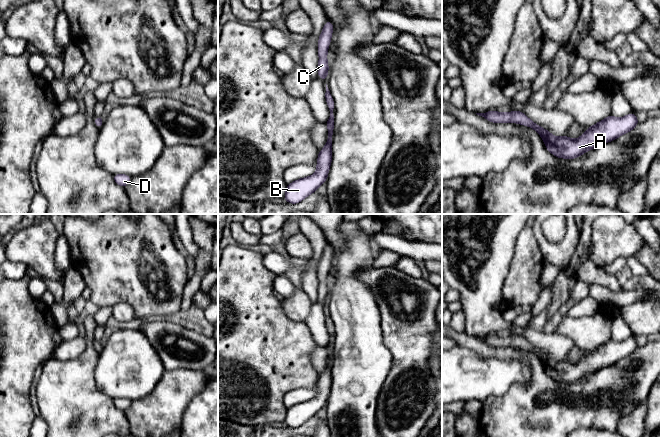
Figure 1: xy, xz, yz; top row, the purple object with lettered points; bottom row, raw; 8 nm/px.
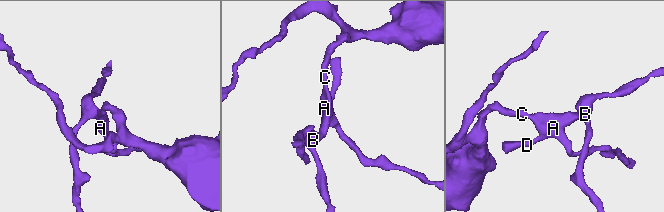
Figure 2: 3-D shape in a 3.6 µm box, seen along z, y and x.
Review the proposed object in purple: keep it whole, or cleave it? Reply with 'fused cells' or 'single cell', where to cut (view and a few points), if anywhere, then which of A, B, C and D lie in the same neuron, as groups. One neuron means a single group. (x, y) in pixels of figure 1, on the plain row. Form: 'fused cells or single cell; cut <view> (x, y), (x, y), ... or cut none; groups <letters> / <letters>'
single cell; cut none; groups A B C D

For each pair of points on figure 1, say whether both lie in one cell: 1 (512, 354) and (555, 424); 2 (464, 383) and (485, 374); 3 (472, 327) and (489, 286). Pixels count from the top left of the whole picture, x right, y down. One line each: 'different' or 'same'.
1: same
2: same
3: same

